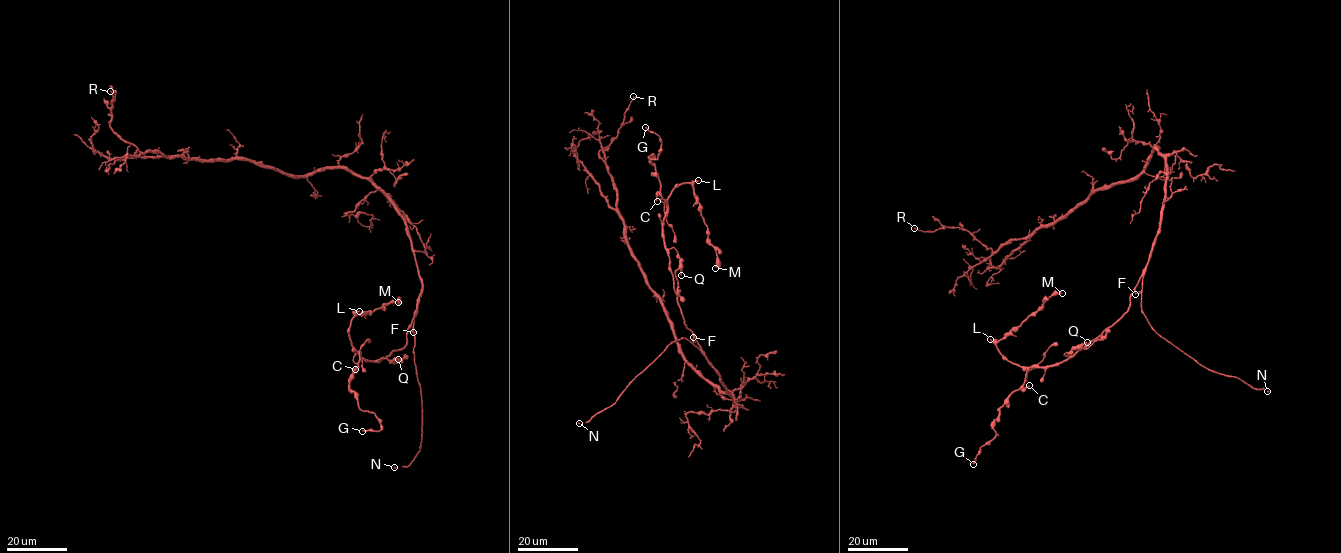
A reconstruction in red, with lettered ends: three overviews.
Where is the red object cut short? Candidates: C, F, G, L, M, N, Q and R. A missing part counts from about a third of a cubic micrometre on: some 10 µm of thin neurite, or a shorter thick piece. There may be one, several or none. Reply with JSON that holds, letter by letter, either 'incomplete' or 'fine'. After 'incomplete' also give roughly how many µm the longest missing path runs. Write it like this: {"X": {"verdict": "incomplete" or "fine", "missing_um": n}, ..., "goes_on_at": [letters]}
{"C": {"verdict": "fine"}, "F": {"verdict": "fine"}, "G": {"verdict": "incomplete", "missing_um": 10}, "L": {"verdict": "incomplete", "missing_um": 10}, "M": {"verdict": "fine"}, "N": {"verdict": "incomplete", "missing_um": 5}, "Q": {"verdict": "fine"}, "R": {"verdict": "fine"}, "goes_on_at": ["G", "L", "N"]}

